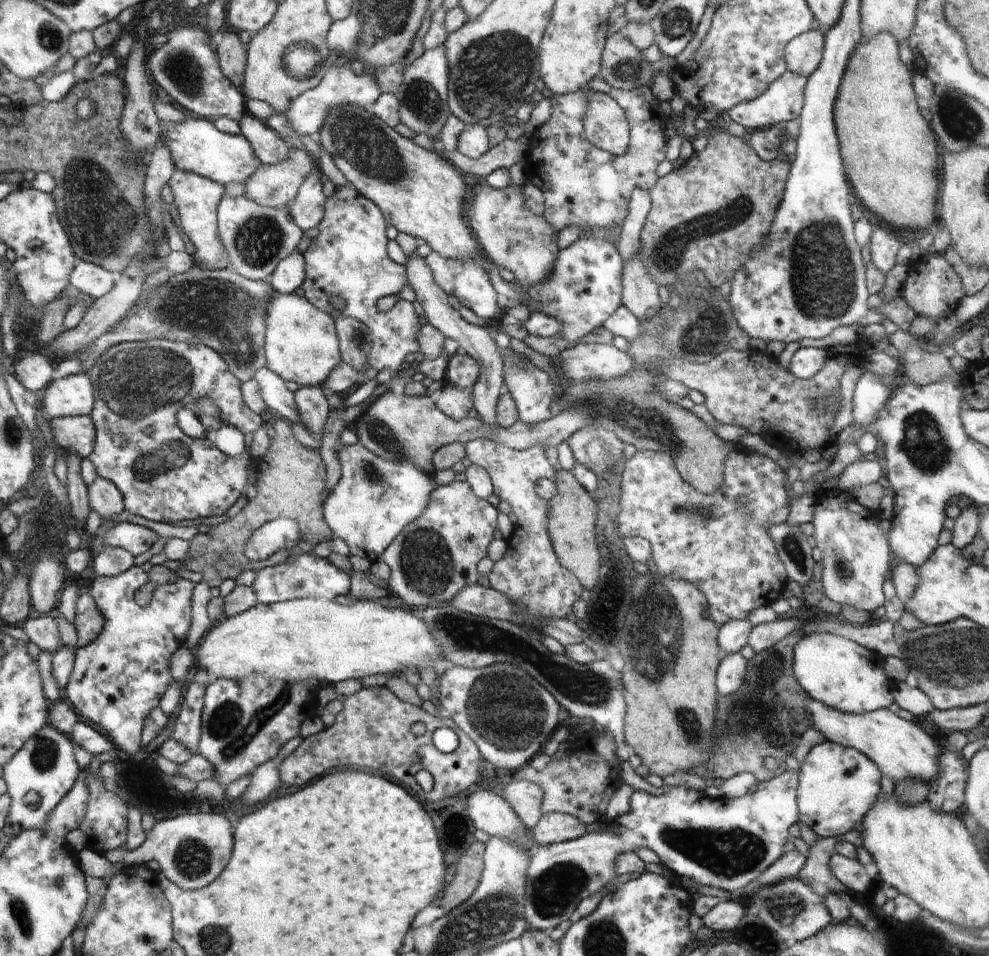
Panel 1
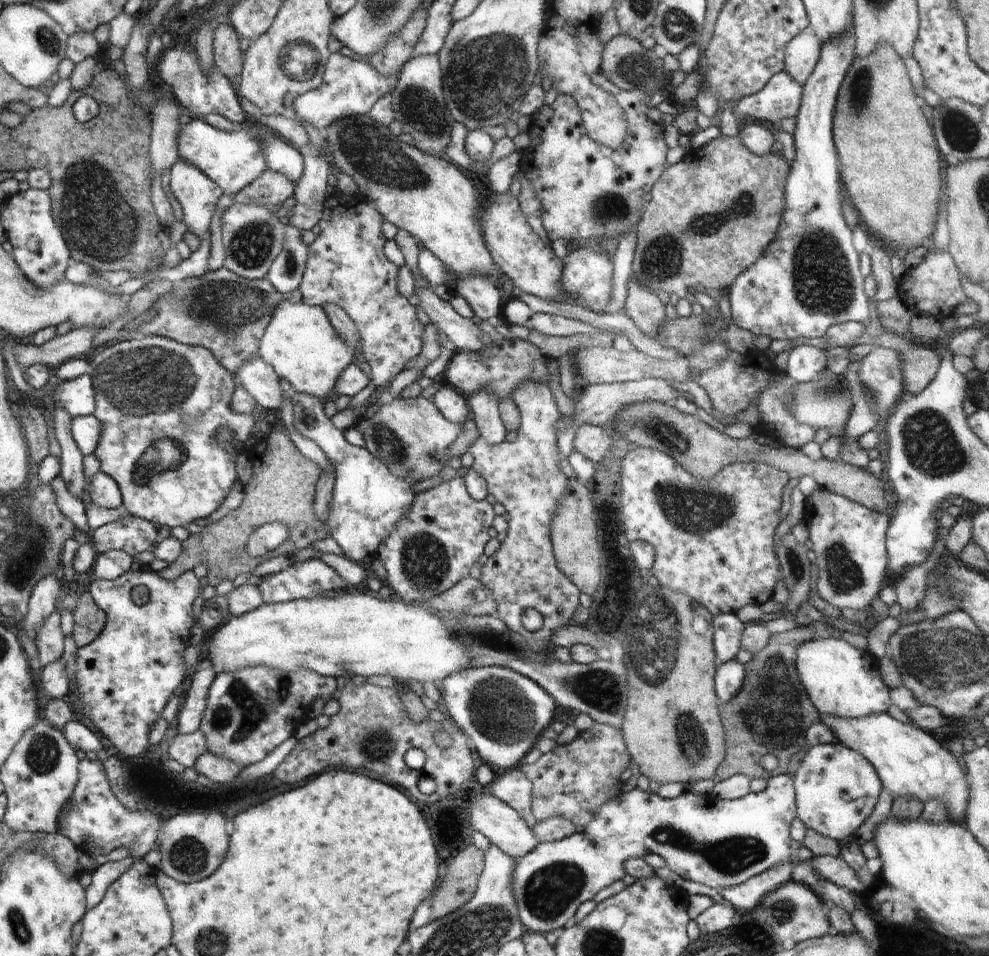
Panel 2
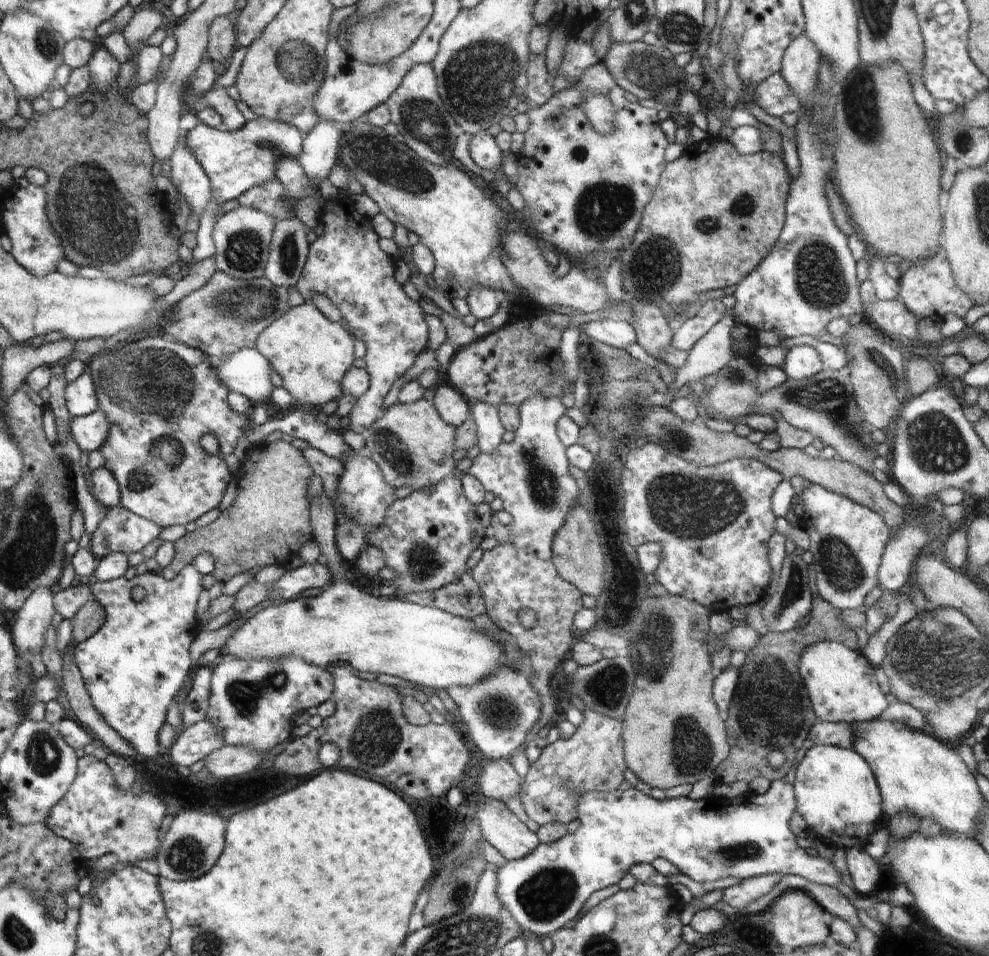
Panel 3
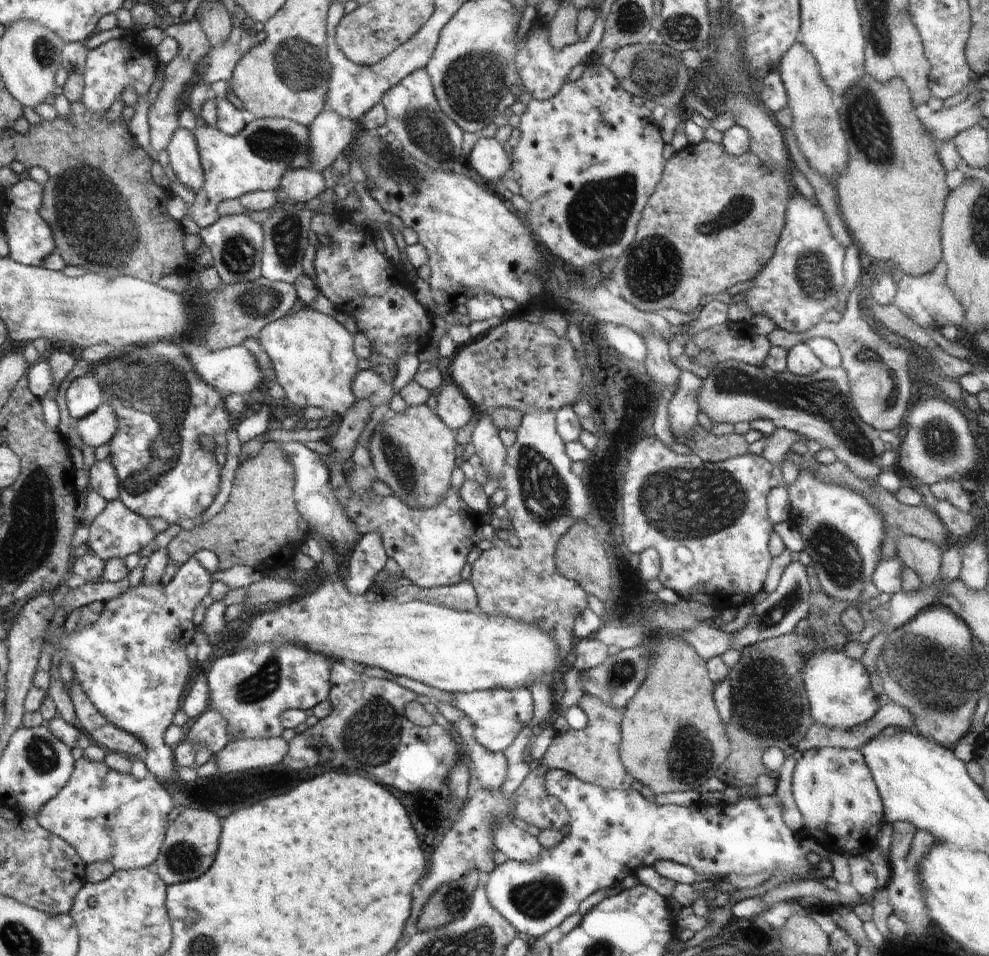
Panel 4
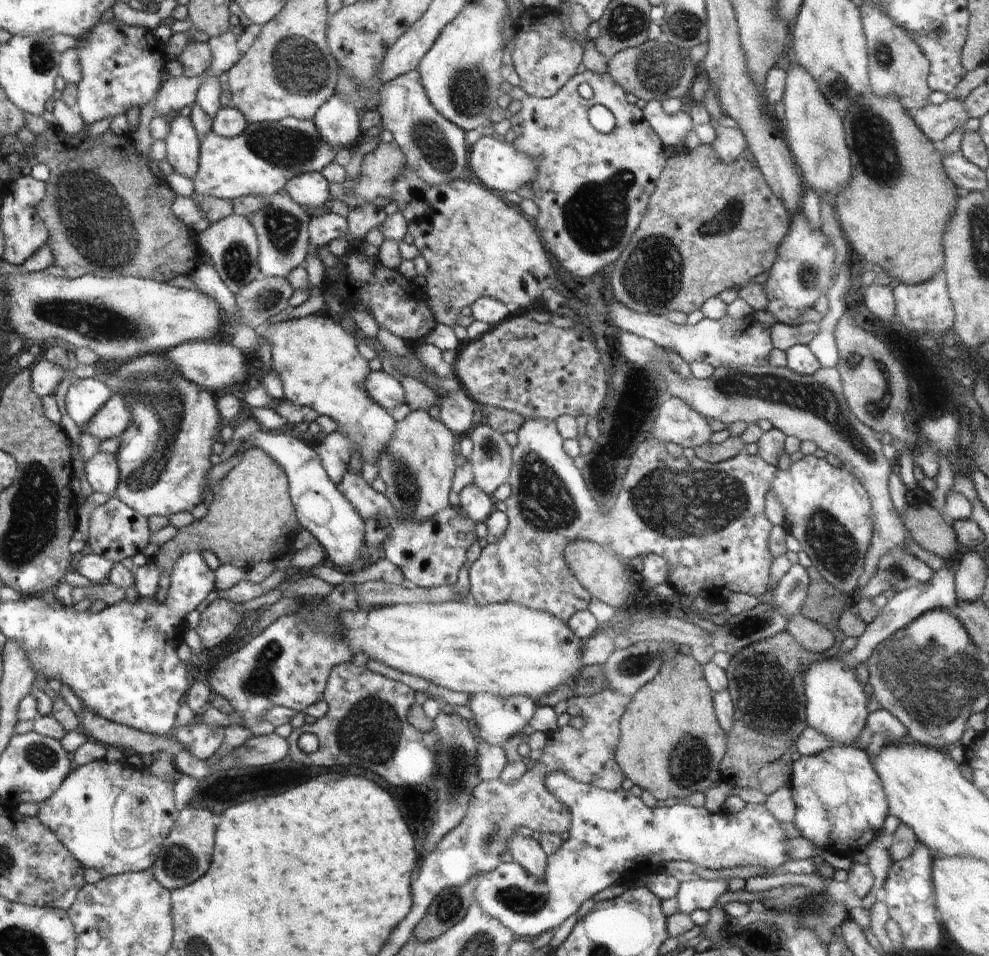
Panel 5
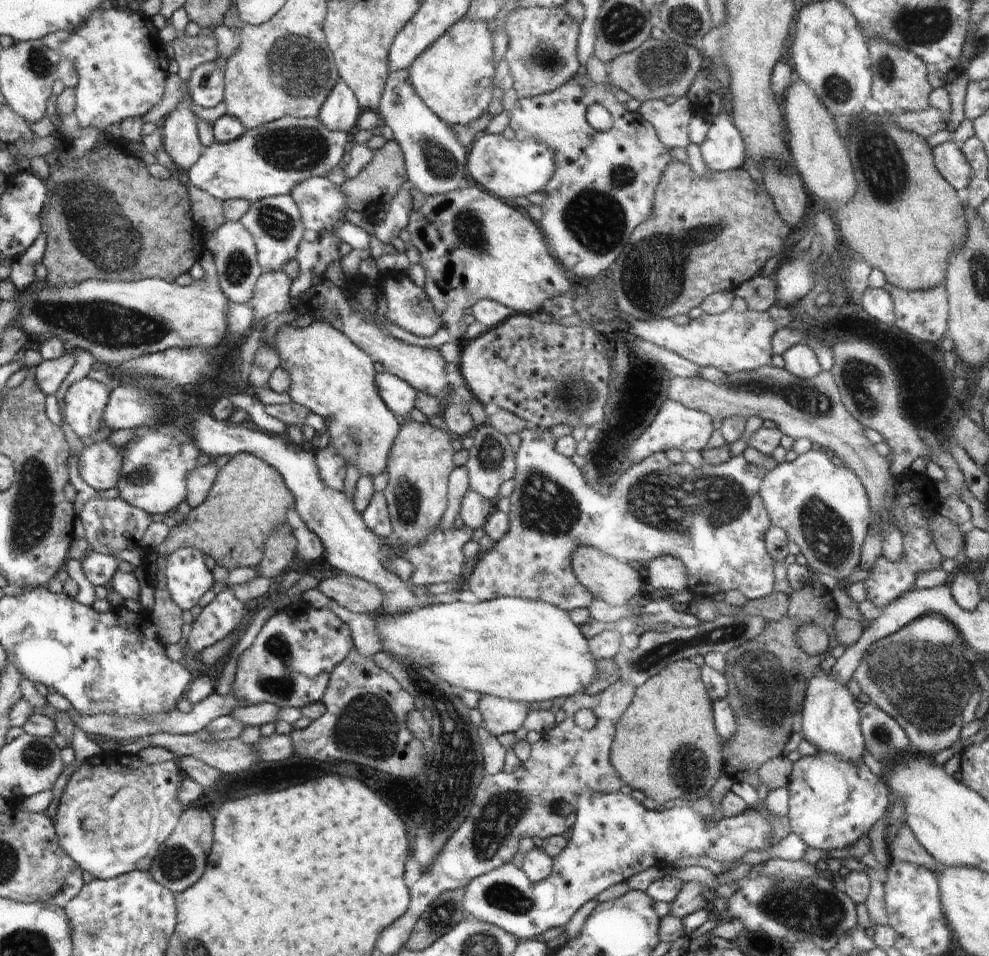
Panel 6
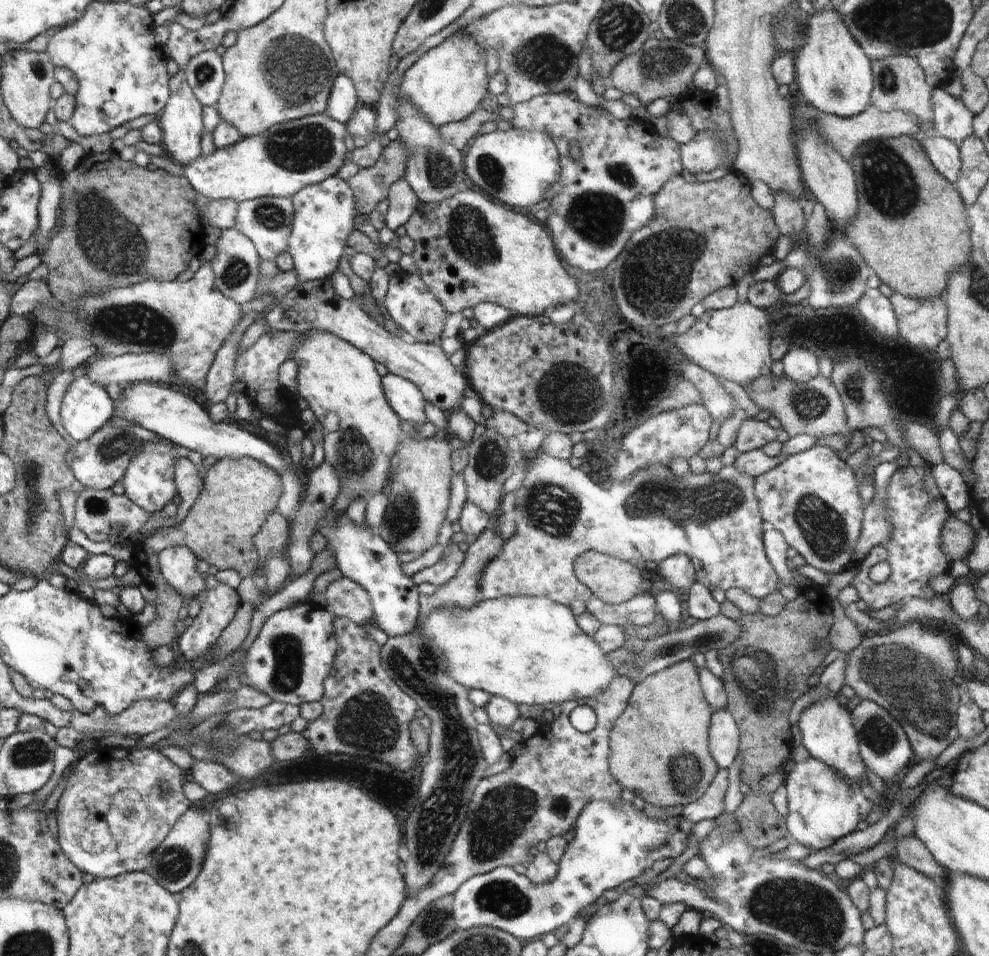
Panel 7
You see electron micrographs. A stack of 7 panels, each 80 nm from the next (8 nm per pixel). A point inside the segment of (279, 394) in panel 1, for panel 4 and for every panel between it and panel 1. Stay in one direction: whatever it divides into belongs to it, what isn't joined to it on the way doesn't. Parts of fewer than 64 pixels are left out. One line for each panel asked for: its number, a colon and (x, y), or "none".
2: (257, 377)
3: (247, 372)
4: (230, 370)

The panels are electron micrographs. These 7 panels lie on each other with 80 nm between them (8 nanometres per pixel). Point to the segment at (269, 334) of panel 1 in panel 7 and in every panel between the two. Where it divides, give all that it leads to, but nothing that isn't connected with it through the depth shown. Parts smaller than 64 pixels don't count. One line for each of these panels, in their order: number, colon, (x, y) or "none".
2: (301, 345)
3: (312, 354)
4: (313, 356)
5: (320, 365)
6: (328, 374)
7: (334, 376)

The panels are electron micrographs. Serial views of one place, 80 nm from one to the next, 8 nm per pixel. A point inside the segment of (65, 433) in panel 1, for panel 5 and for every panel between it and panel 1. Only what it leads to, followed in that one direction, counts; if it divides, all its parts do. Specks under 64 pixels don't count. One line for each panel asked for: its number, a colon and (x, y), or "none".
2: (87, 431)
3: (90, 432)
4: (99, 428)
5: (114, 418)

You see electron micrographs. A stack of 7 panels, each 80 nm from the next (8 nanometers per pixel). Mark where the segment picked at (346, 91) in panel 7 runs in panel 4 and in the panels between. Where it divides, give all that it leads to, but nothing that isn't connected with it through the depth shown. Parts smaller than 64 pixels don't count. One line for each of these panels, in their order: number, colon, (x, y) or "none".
4: (331, 135)
5: (338, 121)
6: (341, 111)

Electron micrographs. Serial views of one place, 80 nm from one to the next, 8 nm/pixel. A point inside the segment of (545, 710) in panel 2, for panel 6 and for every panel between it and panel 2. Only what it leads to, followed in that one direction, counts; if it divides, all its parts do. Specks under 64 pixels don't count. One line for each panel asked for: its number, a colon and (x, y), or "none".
3: (498, 713)
4: (498, 714)
5: (497, 719)
6: (500, 716)

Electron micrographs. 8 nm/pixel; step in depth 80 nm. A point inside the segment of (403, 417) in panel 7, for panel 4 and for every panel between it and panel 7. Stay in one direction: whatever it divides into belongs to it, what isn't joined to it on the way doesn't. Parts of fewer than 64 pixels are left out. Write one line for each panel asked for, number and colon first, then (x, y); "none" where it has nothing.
4: (367, 385)
5: (385, 390)
6: (400, 397)

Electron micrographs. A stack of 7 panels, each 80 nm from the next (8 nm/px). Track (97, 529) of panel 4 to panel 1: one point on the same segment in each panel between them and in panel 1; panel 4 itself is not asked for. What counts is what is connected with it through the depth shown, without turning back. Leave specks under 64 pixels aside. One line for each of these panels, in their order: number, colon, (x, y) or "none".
1: (136, 539)
2: (133, 535)
3: (120, 531)

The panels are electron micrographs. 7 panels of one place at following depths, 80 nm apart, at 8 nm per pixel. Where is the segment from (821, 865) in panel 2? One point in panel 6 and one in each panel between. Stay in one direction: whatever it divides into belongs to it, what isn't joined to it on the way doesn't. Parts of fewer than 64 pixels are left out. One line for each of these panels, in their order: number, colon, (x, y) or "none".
3: (708, 839)
4: (612, 832)
5: (615, 838)
6: (614, 838)

